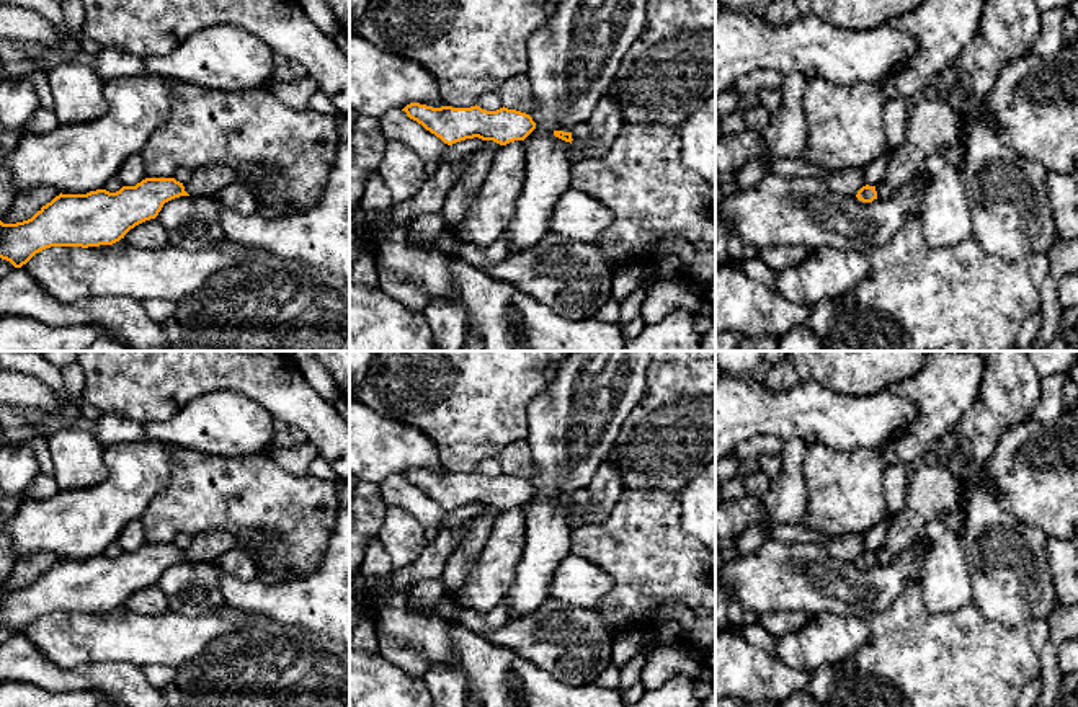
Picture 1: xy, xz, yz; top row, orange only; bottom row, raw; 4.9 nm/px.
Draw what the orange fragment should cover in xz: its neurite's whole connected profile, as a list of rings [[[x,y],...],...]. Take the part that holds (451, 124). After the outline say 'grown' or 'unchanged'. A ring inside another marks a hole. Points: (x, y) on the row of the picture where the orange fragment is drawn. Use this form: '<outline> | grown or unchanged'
[[[410,103],[402,111],[448,145],[474,137],[506,145],[524,140],[536,129],[529,114],[505,106],[487,111],[477,104],[470,108],[433,108]]] | unchanged

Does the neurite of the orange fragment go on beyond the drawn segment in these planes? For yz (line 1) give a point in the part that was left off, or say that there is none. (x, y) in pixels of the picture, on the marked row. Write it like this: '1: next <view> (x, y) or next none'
1: next none

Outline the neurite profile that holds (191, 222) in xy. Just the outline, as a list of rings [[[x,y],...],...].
[[[180,196],[165,202],[157,219],[170,245],[185,251],[206,250],[225,240],[220,206],[219,196]]]

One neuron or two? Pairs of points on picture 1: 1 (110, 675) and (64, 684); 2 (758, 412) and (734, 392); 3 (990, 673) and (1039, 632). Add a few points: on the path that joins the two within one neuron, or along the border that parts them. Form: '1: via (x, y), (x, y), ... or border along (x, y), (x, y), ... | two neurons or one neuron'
1: via (98, 676), (75, 680) | one neuron
2: via (752, 409), (740, 399) | one neuron
3: via (1002, 662), (1028, 640) | one neuron

